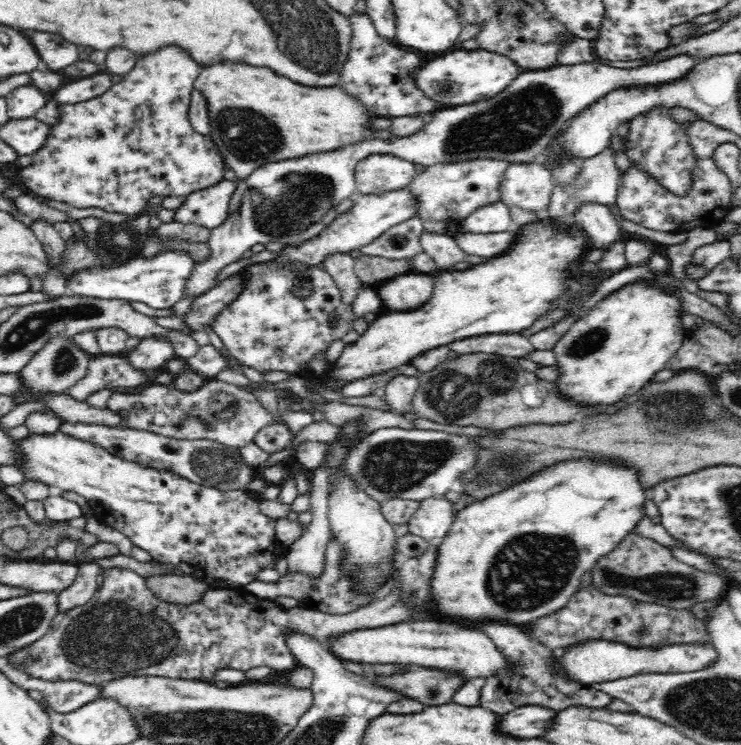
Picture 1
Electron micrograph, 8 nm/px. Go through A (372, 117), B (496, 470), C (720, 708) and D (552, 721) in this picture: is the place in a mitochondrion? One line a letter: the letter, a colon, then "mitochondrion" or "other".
A: other
B: mitochondrion
C: mitochondrion
D: other

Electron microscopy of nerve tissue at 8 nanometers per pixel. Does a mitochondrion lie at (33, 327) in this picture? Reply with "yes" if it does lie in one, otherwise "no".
yes

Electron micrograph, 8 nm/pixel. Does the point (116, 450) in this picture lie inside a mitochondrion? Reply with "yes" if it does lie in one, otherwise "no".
no

